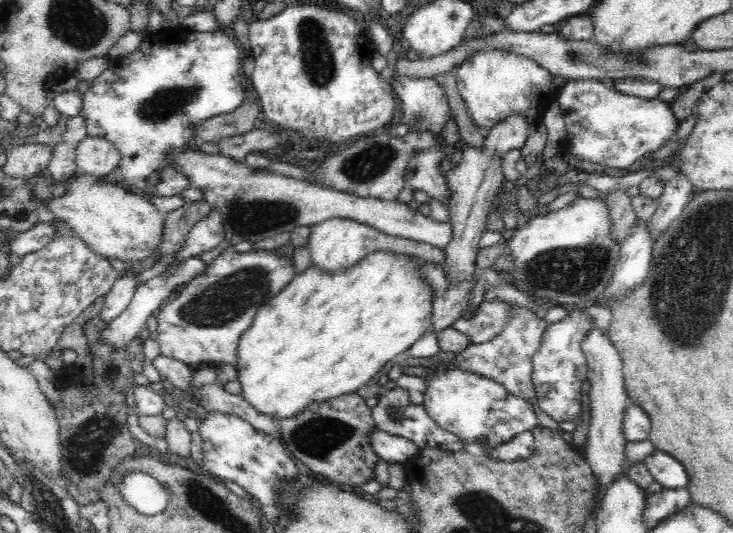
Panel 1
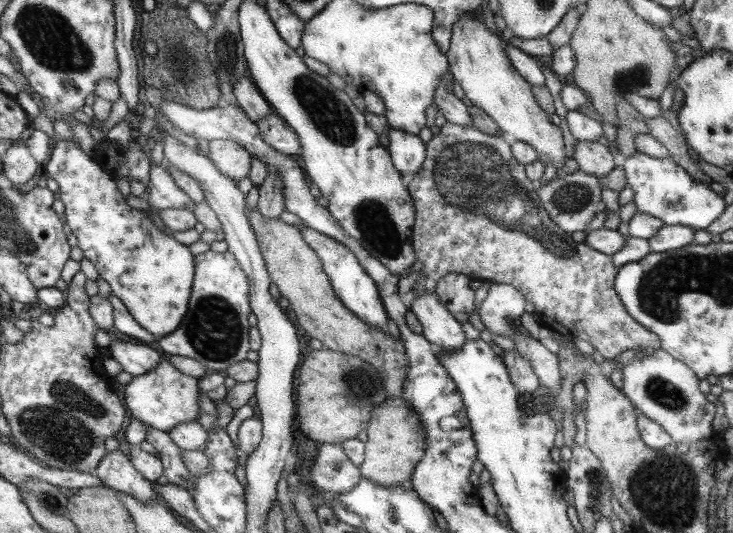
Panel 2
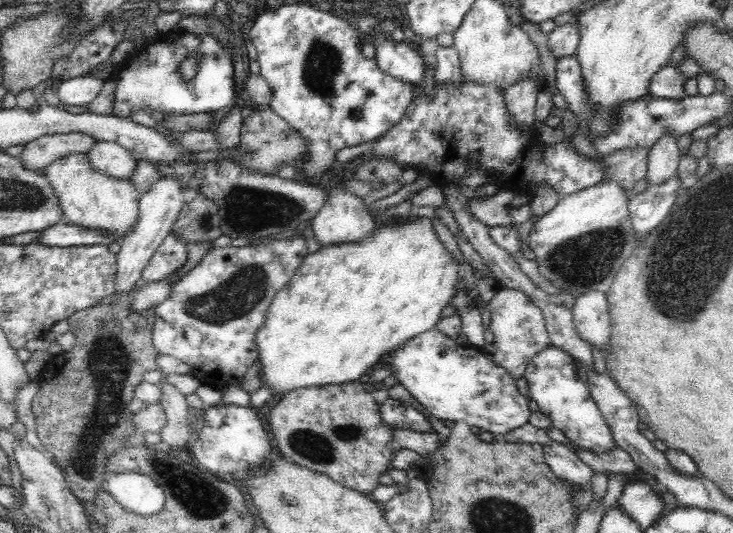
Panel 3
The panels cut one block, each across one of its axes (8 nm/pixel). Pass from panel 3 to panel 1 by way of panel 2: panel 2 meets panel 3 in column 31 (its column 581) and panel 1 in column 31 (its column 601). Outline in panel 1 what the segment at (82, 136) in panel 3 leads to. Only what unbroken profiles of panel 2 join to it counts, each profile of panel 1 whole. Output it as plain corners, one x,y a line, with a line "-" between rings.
46,145
12,147
6,152
6,162
1,167
1,171
9,178
27,180
27,177
34,176
40,170
46,169
52,154
53,148

